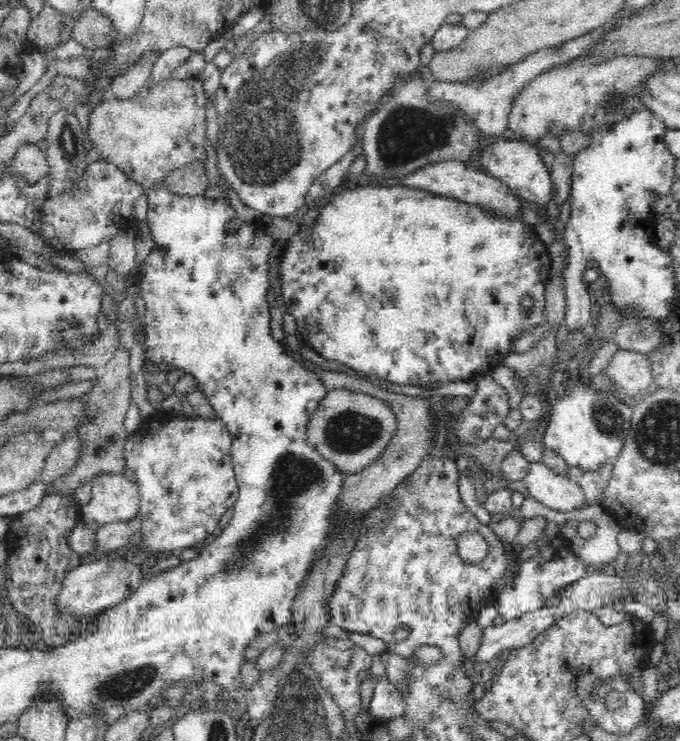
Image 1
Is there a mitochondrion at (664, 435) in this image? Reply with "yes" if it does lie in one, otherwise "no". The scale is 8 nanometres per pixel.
yes

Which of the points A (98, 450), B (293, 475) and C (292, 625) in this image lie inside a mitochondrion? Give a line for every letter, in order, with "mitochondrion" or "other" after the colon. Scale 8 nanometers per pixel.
A: other
B: mitochondrion
C: other

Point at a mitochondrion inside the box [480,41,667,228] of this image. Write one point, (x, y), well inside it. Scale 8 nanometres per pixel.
(615, 98)

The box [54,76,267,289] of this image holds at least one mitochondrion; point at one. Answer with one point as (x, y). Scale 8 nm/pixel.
(69, 143)

